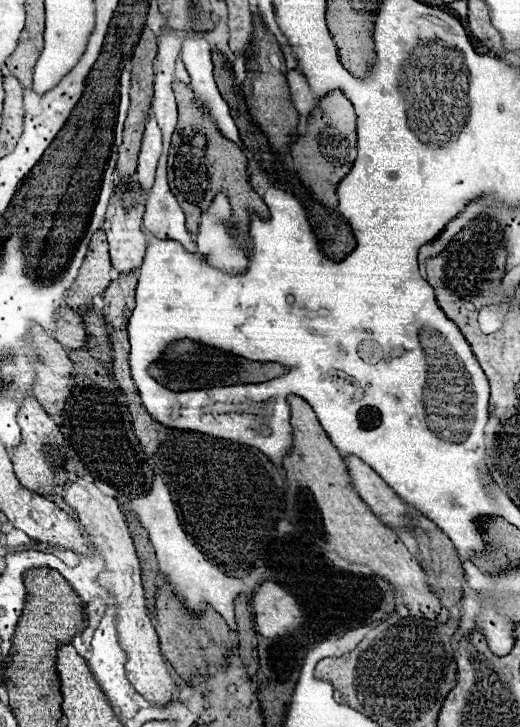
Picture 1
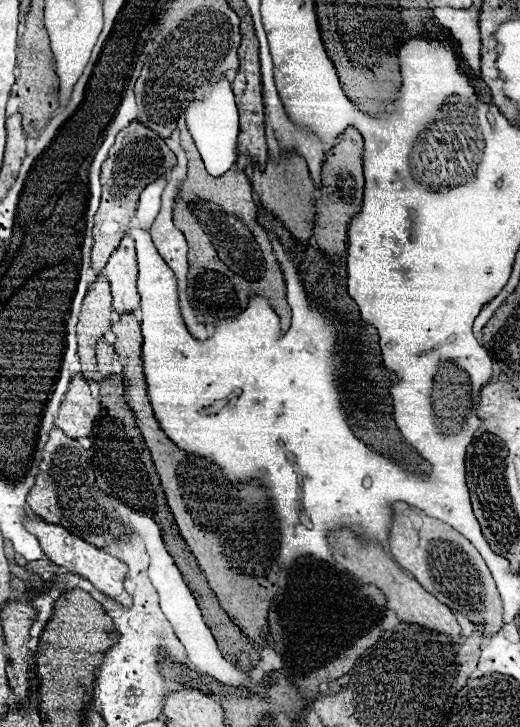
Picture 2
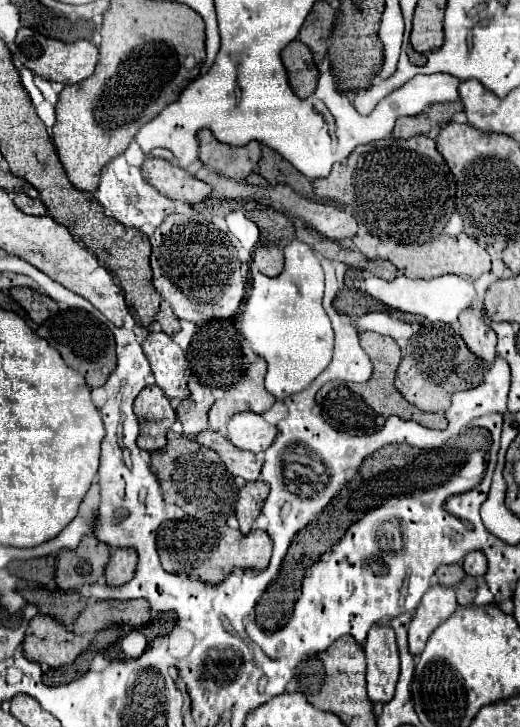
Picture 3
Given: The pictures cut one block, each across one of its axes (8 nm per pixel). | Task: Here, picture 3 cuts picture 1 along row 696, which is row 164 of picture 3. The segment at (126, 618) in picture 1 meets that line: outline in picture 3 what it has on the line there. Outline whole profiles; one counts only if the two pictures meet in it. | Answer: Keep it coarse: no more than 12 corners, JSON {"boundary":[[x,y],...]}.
{"boundary":[[148,156],[142,174],[170,200],[198,204],[212,188],[168,160]]}

